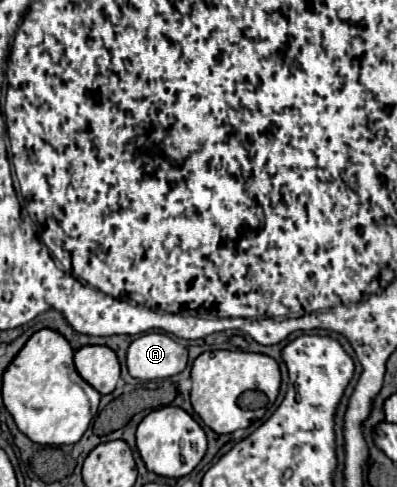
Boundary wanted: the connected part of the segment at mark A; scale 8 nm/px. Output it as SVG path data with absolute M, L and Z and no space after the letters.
M149 332L131 342L127 352L129 374L137 380L171 378L185 370L189 352L161 332Z

